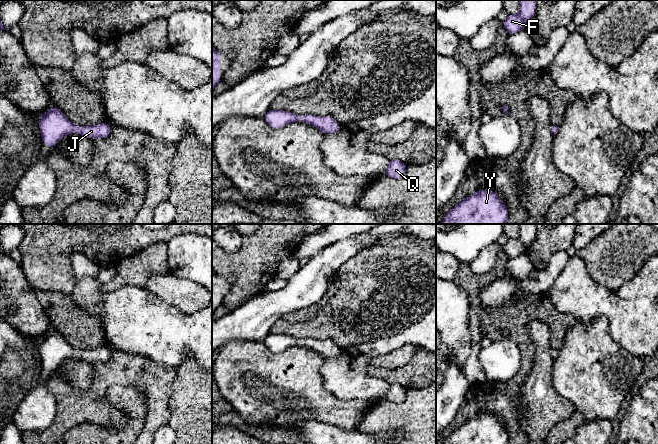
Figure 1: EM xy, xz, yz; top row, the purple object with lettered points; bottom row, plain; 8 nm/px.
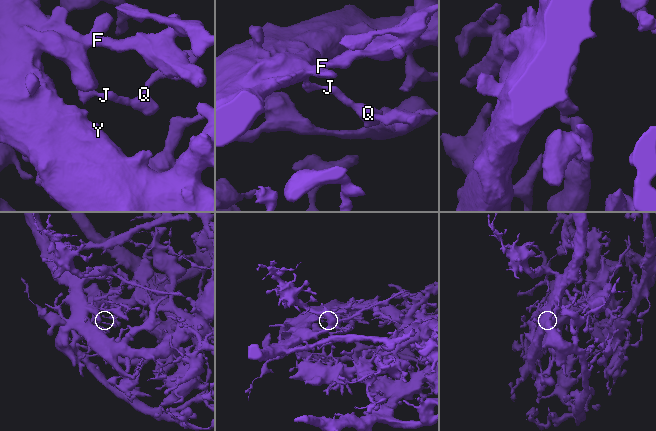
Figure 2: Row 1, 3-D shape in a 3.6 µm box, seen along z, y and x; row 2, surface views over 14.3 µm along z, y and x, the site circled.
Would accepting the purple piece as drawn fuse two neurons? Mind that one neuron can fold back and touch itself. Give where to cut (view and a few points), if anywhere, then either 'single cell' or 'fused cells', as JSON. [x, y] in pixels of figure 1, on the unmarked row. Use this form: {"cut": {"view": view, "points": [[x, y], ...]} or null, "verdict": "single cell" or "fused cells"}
{"cut": null, "verdict": "single cell"}

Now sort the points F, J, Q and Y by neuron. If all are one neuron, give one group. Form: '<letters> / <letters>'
F J Q Y

